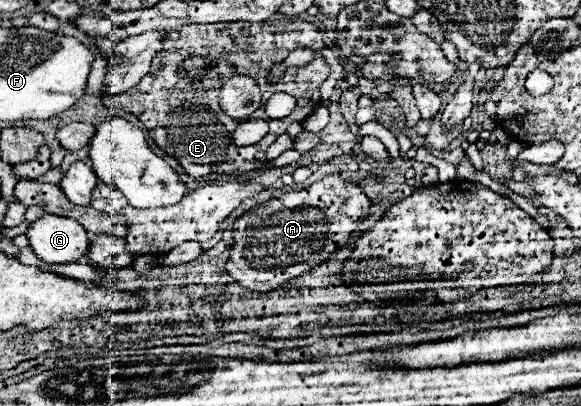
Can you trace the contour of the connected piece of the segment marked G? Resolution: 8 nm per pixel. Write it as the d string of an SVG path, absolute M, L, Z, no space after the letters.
M45 214L27 230L33 252L45 264L67 264L81 260L89 250L87 230L71 218Z

